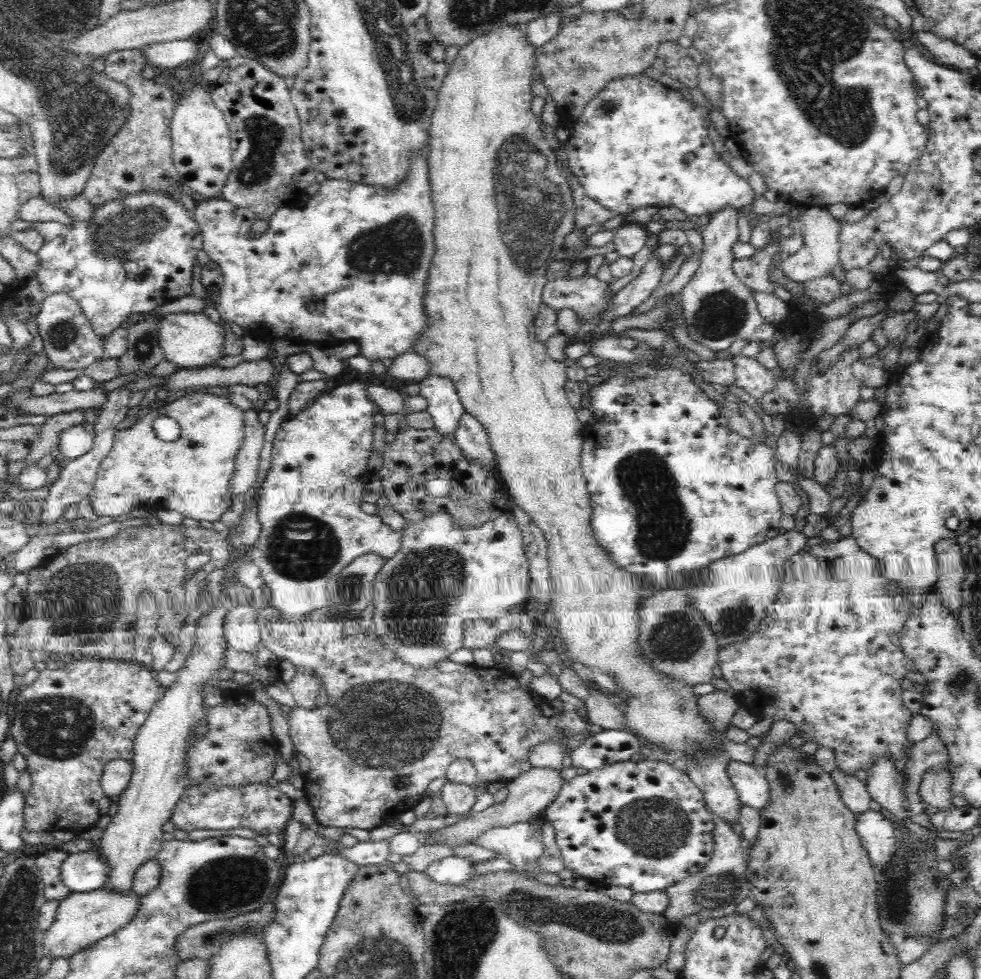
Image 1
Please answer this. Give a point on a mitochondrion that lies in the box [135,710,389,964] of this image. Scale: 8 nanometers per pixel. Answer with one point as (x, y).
(224, 884)

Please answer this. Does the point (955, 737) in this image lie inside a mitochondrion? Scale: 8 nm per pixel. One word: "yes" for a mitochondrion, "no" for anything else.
yes

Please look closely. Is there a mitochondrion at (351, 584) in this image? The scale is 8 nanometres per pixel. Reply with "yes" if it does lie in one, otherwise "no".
yes

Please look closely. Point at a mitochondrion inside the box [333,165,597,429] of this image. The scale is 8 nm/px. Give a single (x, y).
(398, 247)

